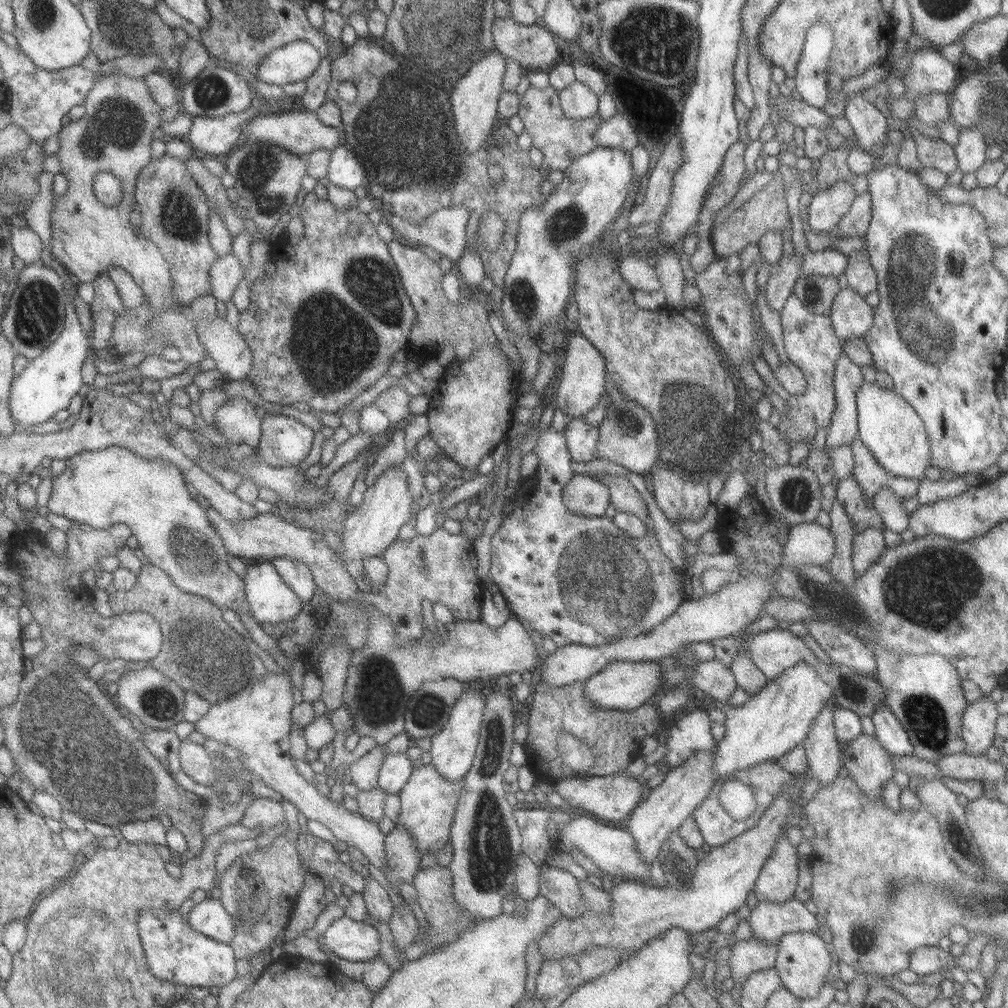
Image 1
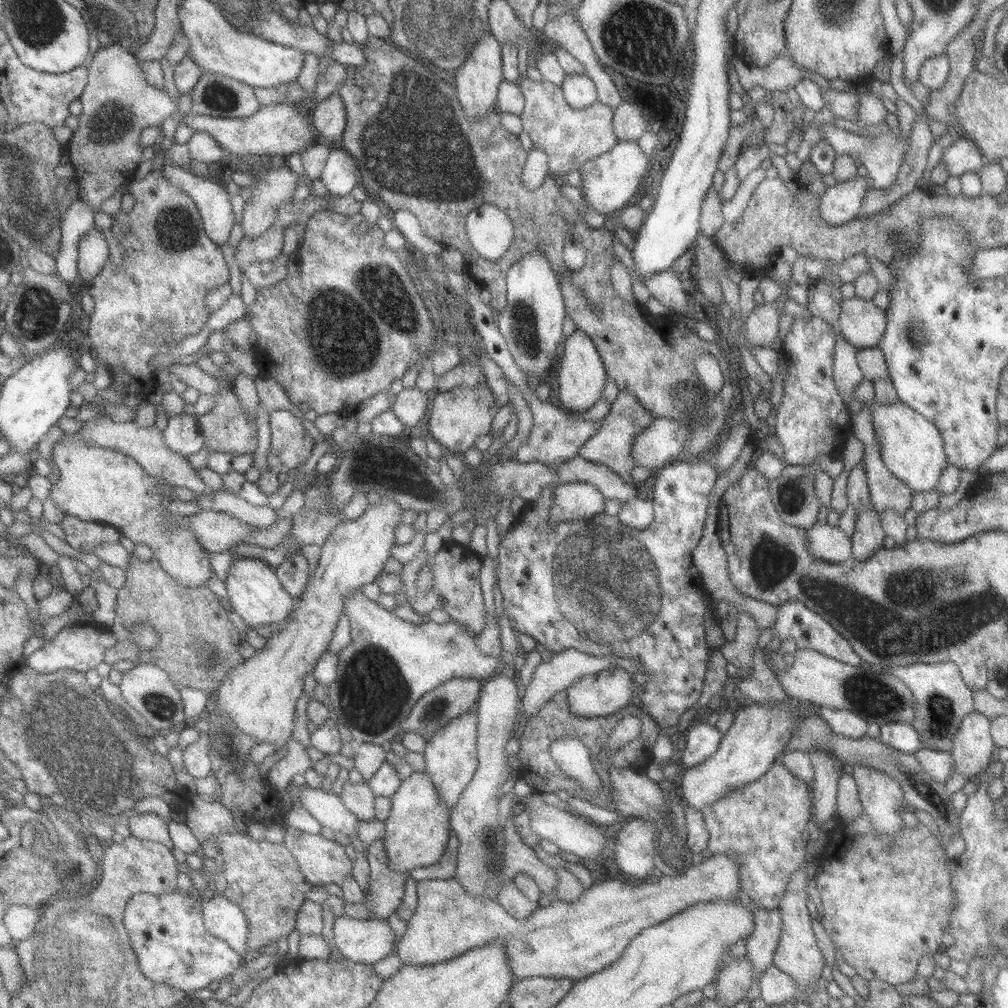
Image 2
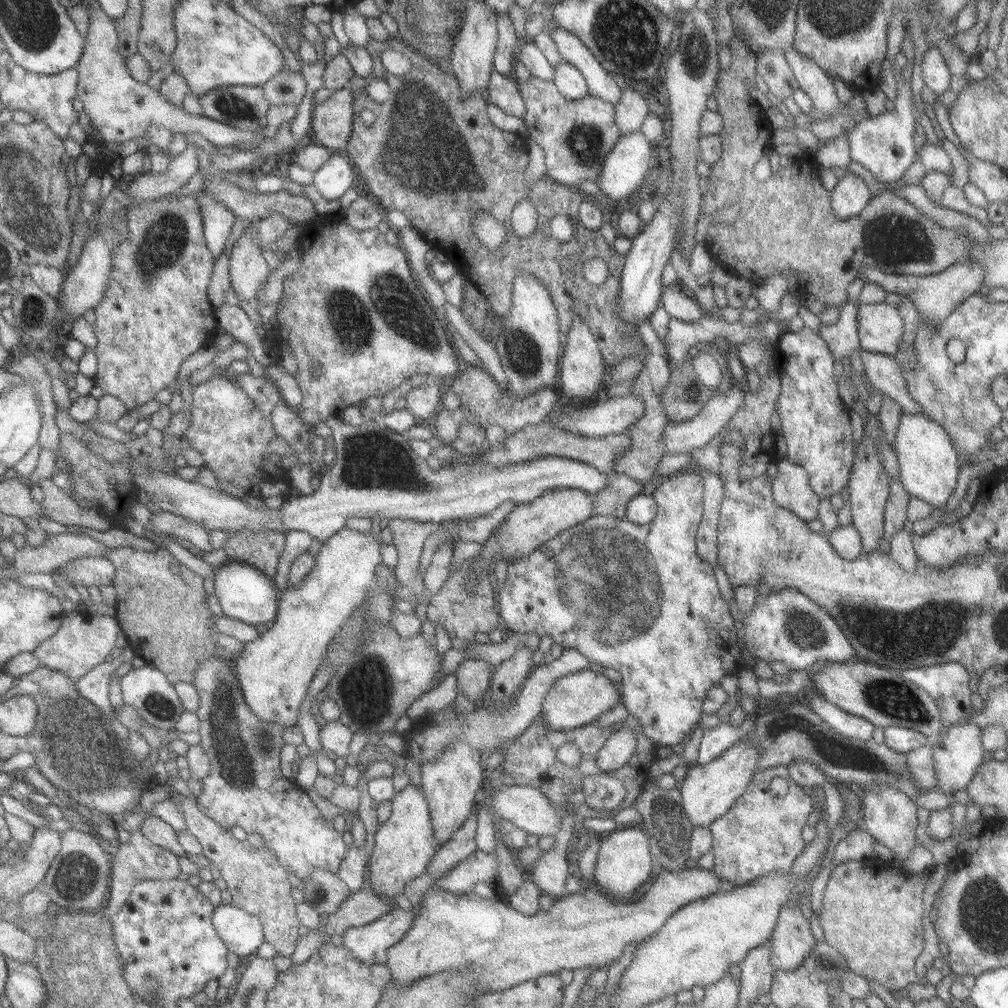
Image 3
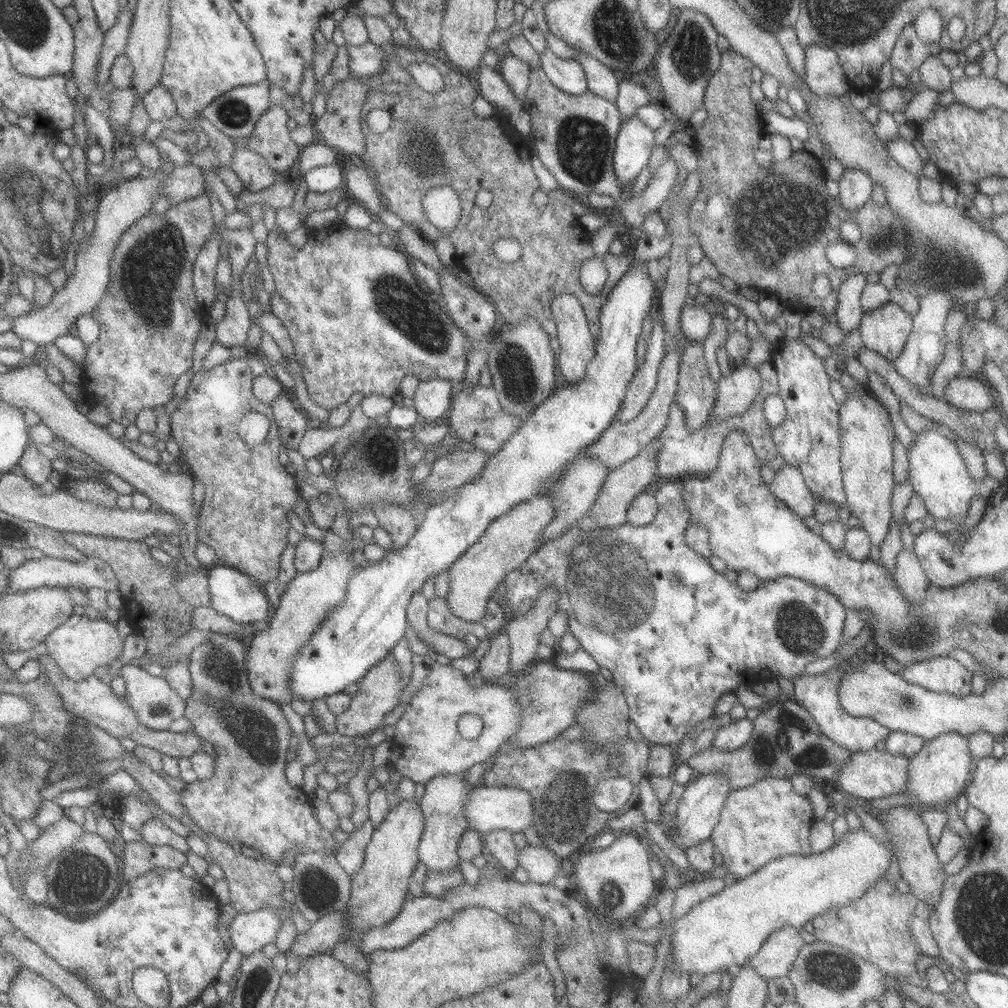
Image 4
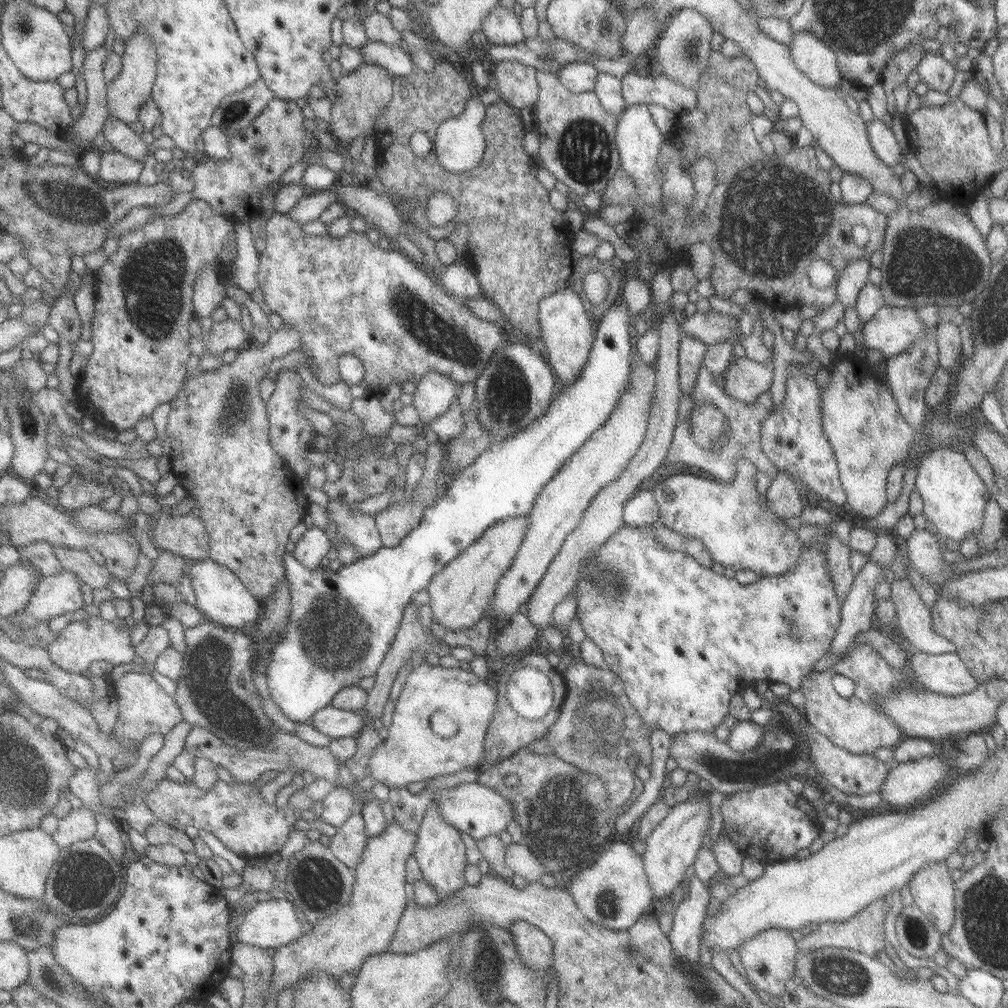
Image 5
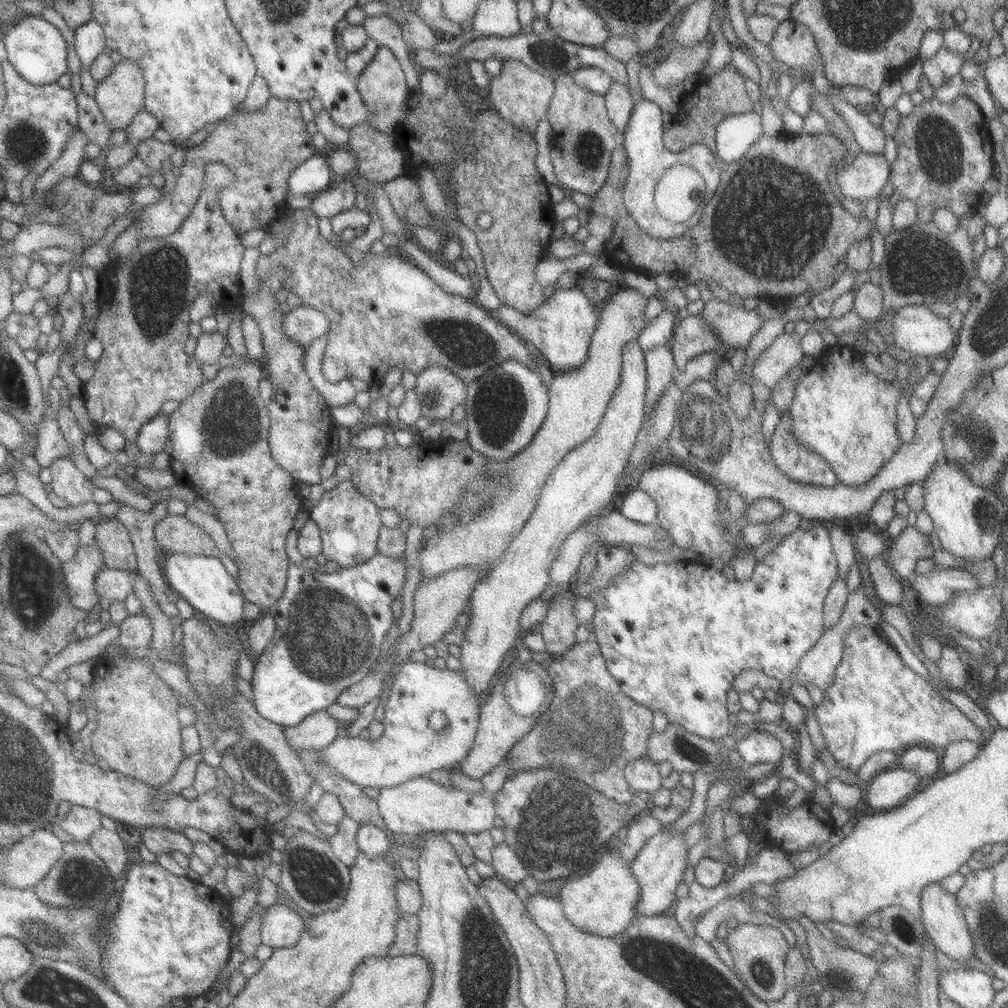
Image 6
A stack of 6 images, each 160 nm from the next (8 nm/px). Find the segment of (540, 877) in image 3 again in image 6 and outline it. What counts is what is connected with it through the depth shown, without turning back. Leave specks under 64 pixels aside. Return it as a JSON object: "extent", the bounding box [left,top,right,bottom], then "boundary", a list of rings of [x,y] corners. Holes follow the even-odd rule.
{"extent":[493,842,529,885],"boundary":[[[505,842],[501,845],[496,845],[493,850],[493,864],[495,877],[501,878],[505,883],[513,885],[525,880],[529,873],[525,864],[521,862],[521,858],[517,856],[515,850]]]}

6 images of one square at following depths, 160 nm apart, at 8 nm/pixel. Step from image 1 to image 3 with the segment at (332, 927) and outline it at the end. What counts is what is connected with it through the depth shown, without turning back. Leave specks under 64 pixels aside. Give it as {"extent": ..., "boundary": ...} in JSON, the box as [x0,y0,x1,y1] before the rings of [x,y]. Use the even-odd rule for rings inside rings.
{"extent":[343,906,421,964],"boundary":[[[399,906],[381,918],[359,928],[350,928],[343,936],[343,944],[358,959],[371,964],[383,964],[388,950],[403,940],[414,925],[421,906],[403,910]]]}

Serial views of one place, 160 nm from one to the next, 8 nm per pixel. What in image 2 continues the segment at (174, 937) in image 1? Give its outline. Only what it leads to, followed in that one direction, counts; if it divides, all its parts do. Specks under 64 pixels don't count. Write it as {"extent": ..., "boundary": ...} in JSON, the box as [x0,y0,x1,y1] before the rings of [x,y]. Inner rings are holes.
{"extent":[124,890,247,992],"boundary":[[[179,890],[162,895],[134,894],[126,904],[124,922],[142,973],[155,983],[183,992],[197,992],[215,980],[224,980],[247,960],[206,927],[198,894]]]}

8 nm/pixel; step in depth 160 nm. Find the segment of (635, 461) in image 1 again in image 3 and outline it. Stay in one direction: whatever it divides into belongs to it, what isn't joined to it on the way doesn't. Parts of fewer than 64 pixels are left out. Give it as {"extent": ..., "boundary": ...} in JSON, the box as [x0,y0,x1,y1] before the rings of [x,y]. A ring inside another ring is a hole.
{"extent":[662,381,747,454],"boundary":[[[733,381],[733,385],[725,394],[711,397],[700,409],[699,412],[683,422],[666,424],[662,432],[662,443],[666,454],[680,454],[688,452],[691,449],[698,449],[705,446],[713,437],[719,434],[719,431],[726,426],[729,419],[737,412],[744,403],[744,395],[747,392],[743,383]]]}

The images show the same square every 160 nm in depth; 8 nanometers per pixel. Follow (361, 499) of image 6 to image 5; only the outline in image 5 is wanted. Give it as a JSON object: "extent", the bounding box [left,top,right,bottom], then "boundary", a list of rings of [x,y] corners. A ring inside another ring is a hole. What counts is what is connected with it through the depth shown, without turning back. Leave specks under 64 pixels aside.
{"extent":[326,498,384,557],"boundary":[[[331,498],[326,515],[329,523],[337,525],[332,538],[335,546],[341,540],[347,540],[363,557],[375,554],[384,546],[375,516],[353,511],[353,506],[349,503]]]}

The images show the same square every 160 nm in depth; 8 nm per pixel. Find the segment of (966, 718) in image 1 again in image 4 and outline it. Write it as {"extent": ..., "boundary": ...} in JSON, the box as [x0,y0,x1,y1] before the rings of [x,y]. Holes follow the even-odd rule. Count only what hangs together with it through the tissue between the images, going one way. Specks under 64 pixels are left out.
{"extent":[903,733,973,808],"boundary":[[[955,733],[939,734],[939,737],[923,741],[923,747],[916,754],[908,758],[907,782],[903,793],[913,801],[913,808],[940,808],[944,804],[955,800],[958,794],[966,788],[973,762],[967,753],[967,738]]]}

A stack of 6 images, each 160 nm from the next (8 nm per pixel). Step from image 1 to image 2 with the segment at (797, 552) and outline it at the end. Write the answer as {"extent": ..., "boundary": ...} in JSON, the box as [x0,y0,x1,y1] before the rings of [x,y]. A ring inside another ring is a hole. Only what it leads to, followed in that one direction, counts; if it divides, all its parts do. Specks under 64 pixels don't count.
{"extent":[806,523,851,563],"boundary":[[[817,523],[806,532],[806,549],[821,560],[830,563],[850,559],[851,541],[838,527]]]}

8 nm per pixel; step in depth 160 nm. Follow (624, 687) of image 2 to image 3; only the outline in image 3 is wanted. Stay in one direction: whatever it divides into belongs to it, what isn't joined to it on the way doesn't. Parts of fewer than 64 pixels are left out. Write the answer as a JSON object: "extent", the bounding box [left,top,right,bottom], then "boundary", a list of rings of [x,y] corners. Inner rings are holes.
{"extent":[541,669,618,731],"boundary":[[[583,669],[554,682],[552,689],[546,694],[541,715],[551,731],[569,731],[591,724],[599,716],[611,711],[617,701],[618,691],[614,682],[602,674]]]}

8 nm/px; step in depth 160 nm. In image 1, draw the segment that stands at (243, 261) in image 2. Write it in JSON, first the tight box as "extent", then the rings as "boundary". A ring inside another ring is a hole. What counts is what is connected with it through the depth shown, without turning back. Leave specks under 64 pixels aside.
{"extent":[211,254,243,304],"boundary":[[[227,254],[213,264],[211,271],[211,295],[227,304],[232,301],[235,290],[243,281],[243,266],[235,254]]]}

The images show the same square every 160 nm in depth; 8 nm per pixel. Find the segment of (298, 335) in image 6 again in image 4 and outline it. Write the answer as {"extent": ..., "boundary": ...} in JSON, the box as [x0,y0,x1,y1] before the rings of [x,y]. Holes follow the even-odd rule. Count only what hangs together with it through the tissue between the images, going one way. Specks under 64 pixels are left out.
{"extent":[169,357,301,586],"boundary":[[[246,357],[213,365],[212,370],[202,370],[192,378],[185,397],[177,401],[176,409],[169,418],[172,436],[188,464],[190,474],[205,487],[198,537],[217,553],[221,565],[235,567],[255,584],[264,586],[270,581],[275,582],[279,576],[282,554],[289,545],[287,534],[292,530],[289,514],[295,510],[301,492],[295,475],[291,476],[291,472],[279,460],[284,444],[277,423],[273,420],[272,406],[255,398],[255,378]],[[253,411],[265,414],[272,422],[267,438],[258,445],[247,443],[237,430],[237,424],[243,420],[243,416]]]}

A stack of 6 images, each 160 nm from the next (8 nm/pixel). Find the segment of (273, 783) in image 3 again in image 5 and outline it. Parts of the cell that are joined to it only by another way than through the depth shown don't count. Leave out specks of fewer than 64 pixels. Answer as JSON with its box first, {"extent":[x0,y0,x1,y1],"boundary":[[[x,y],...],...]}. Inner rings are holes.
{"extent":[145,620,301,859],"boundary":[[[205,620],[197,626],[186,629],[184,638],[186,649],[183,653],[186,661],[182,675],[177,682],[175,694],[179,706],[182,707],[183,721],[189,722],[193,727],[203,726],[211,730],[215,736],[223,739],[223,742],[239,750],[247,750],[251,746],[267,746],[275,738],[276,733],[268,734],[273,721],[263,711],[261,695],[253,682],[255,679],[254,664],[259,648],[254,640],[251,640],[249,633],[221,627]],[[163,780],[155,784],[155,790],[147,790],[145,799],[147,807],[159,821],[181,831],[185,826],[194,826],[200,832],[210,832],[229,851],[245,859],[279,853],[291,834],[293,824],[301,818],[301,811],[291,806],[277,809],[275,802],[267,804],[263,800],[260,788],[241,785],[235,780],[229,784],[218,780],[217,785],[209,791],[203,791],[190,783]]]}

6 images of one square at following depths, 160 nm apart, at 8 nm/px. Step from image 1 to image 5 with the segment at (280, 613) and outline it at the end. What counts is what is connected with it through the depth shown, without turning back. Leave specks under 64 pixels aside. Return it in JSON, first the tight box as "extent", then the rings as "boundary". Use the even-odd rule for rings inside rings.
{"extent":[188,559,263,630],"boundary":[[[211,559],[190,562],[188,574],[192,578],[193,592],[195,592],[196,607],[207,620],[221,627],[241,630],[247,622],[257,622],[263,613],[263,602],[255,598],[246,583],[232,571],[230,567]]]}

